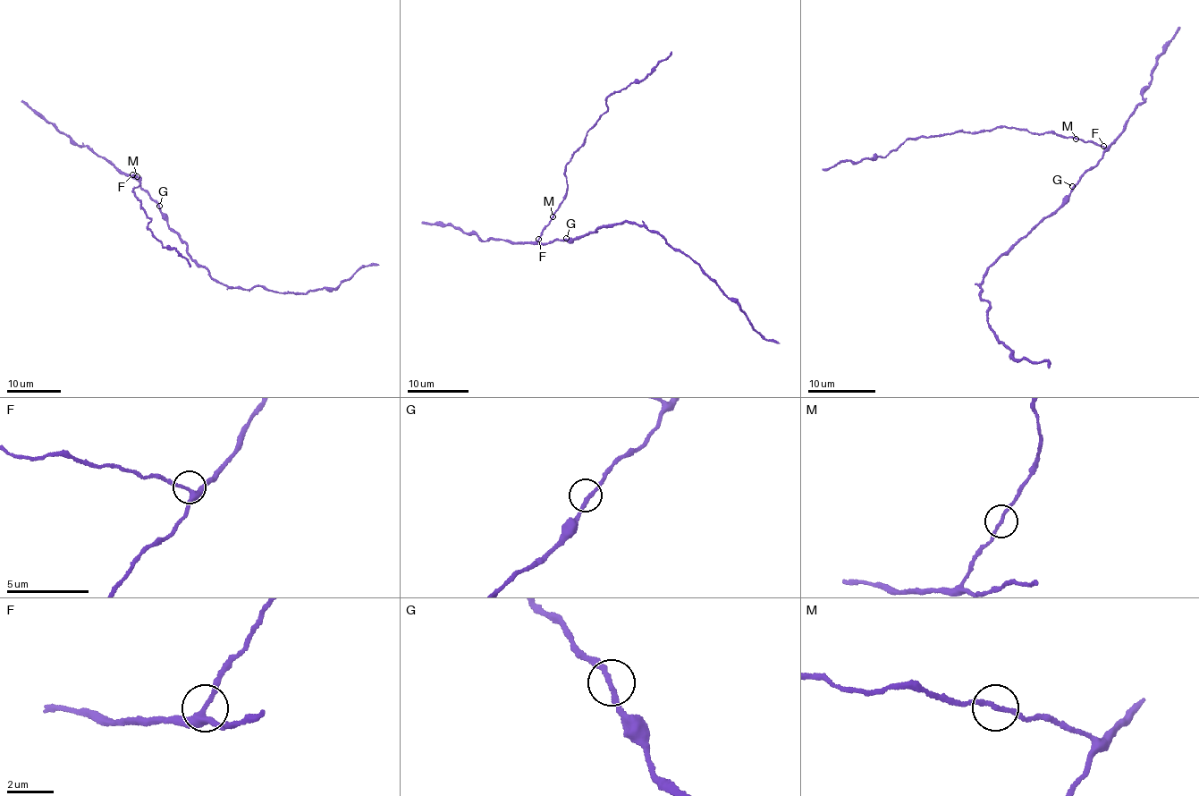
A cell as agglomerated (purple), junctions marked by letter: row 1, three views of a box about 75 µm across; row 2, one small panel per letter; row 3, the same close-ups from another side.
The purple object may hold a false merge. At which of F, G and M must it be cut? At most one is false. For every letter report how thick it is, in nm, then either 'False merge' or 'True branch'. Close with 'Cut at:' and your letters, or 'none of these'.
F: Thickness 280 nm. True branch
G: Thickness 240 nm. True branch
M: Thickness 180 nm. True branch
Cut at: none of these

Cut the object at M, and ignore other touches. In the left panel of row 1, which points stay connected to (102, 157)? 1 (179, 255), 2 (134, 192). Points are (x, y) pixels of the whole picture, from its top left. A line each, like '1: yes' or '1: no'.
1: no
2: no

